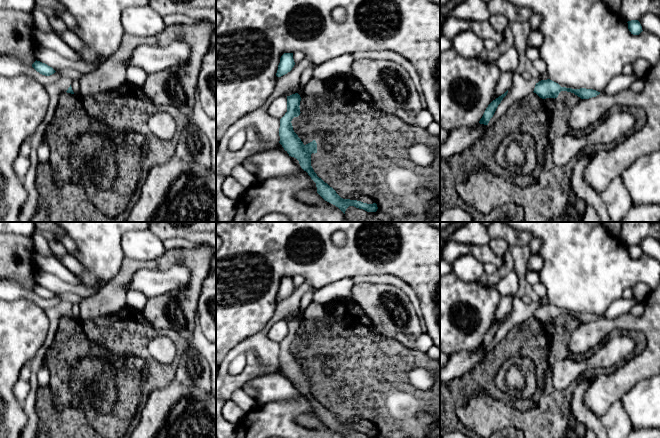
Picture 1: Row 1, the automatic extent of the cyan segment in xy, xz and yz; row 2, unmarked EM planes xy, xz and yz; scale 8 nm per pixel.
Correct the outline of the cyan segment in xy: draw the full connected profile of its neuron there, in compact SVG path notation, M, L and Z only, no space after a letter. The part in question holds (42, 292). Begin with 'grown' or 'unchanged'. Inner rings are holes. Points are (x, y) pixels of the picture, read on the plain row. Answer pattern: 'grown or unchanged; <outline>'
unchanged; M37 284L32 288L32 291L37 296L39 296L40 298L45 299L45 300L50 300L56 296L52 291L48 290L45 287L37 285Z

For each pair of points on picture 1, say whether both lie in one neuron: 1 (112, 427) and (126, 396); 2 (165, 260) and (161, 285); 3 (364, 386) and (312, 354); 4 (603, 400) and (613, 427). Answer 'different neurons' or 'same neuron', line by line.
1: same neuron
2: different neurons
3: same neuron
4: different neurons

